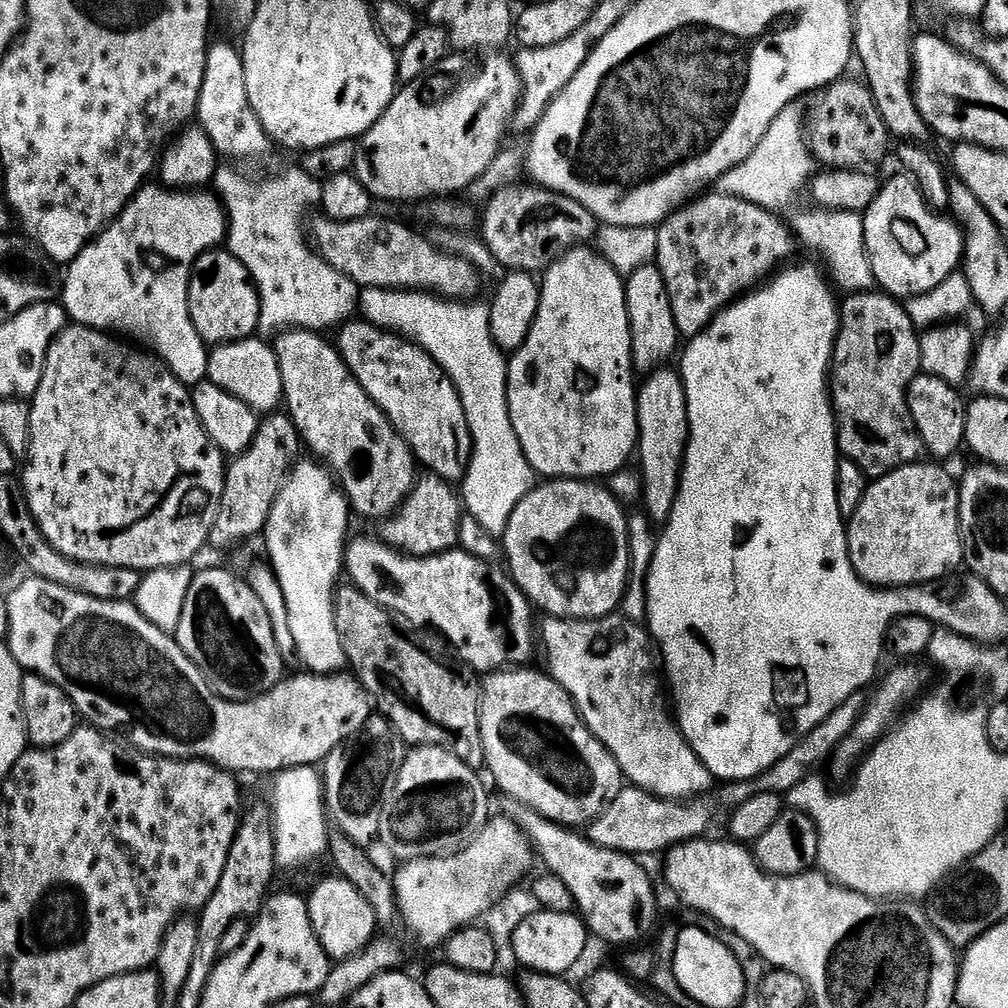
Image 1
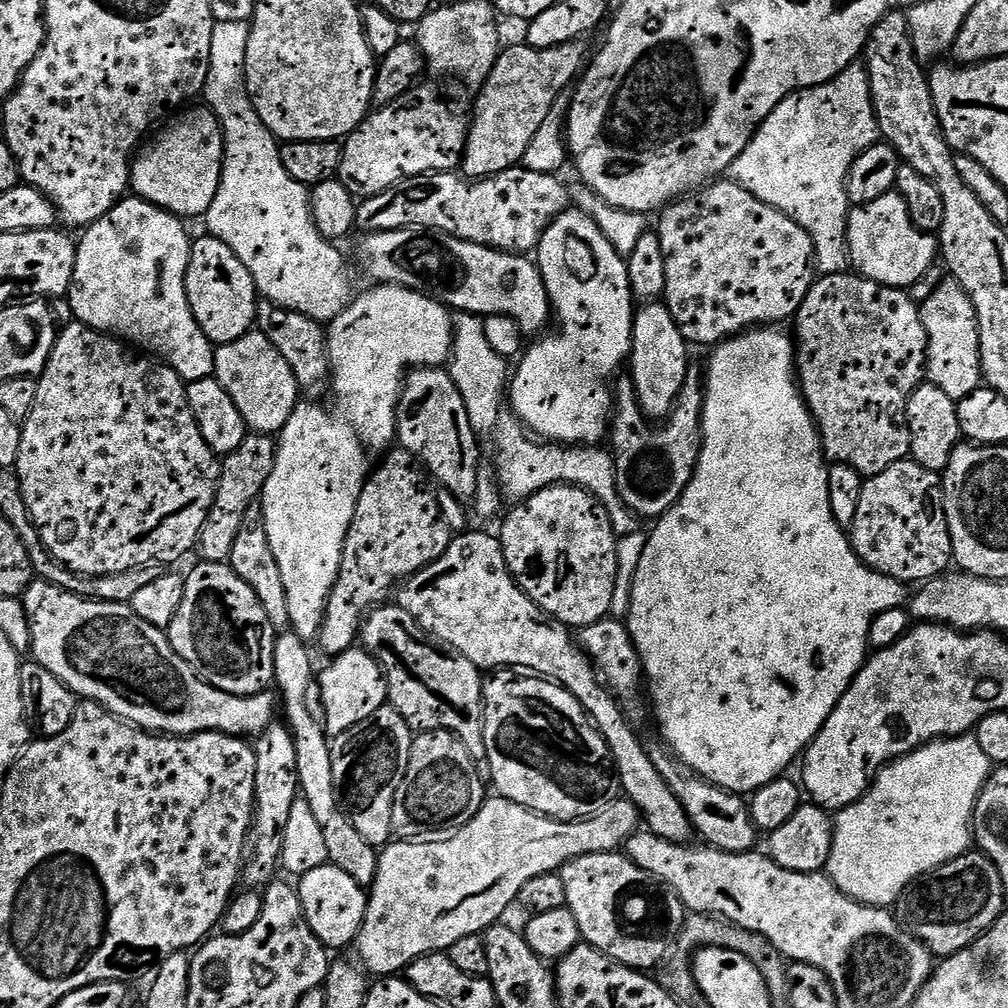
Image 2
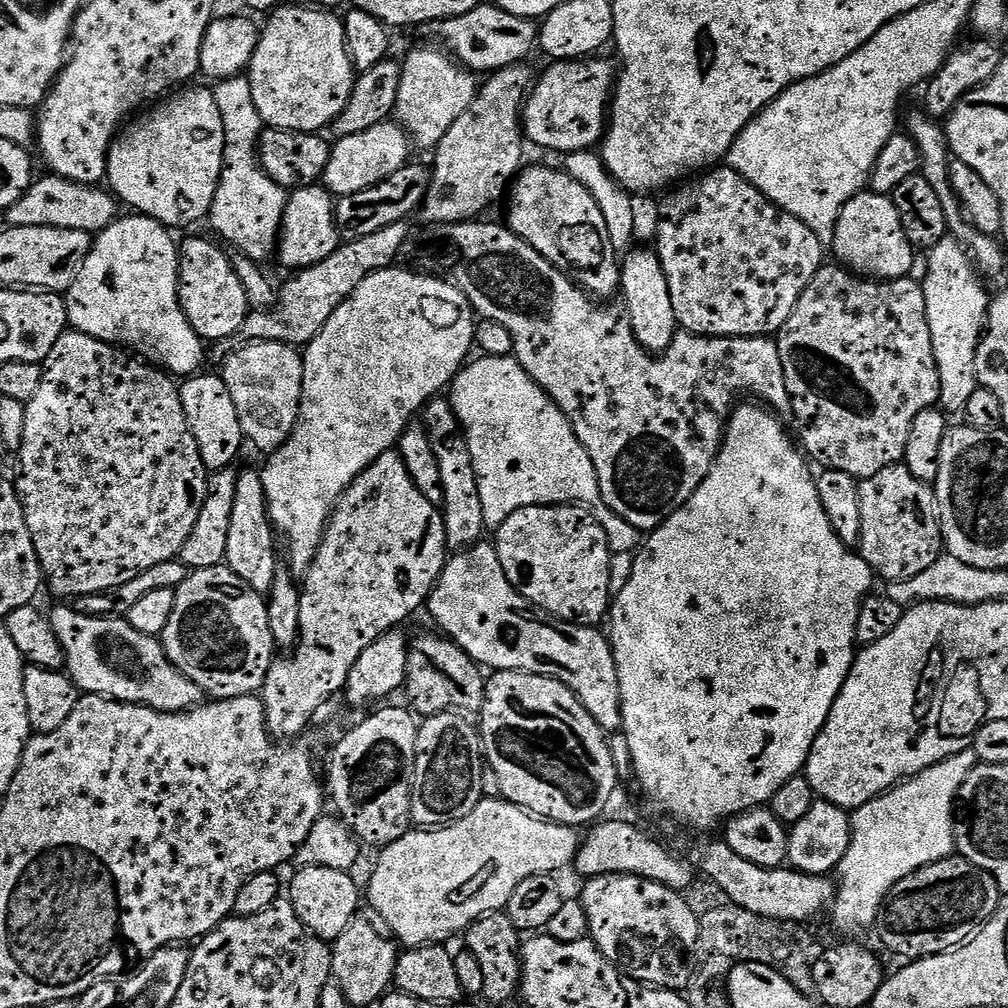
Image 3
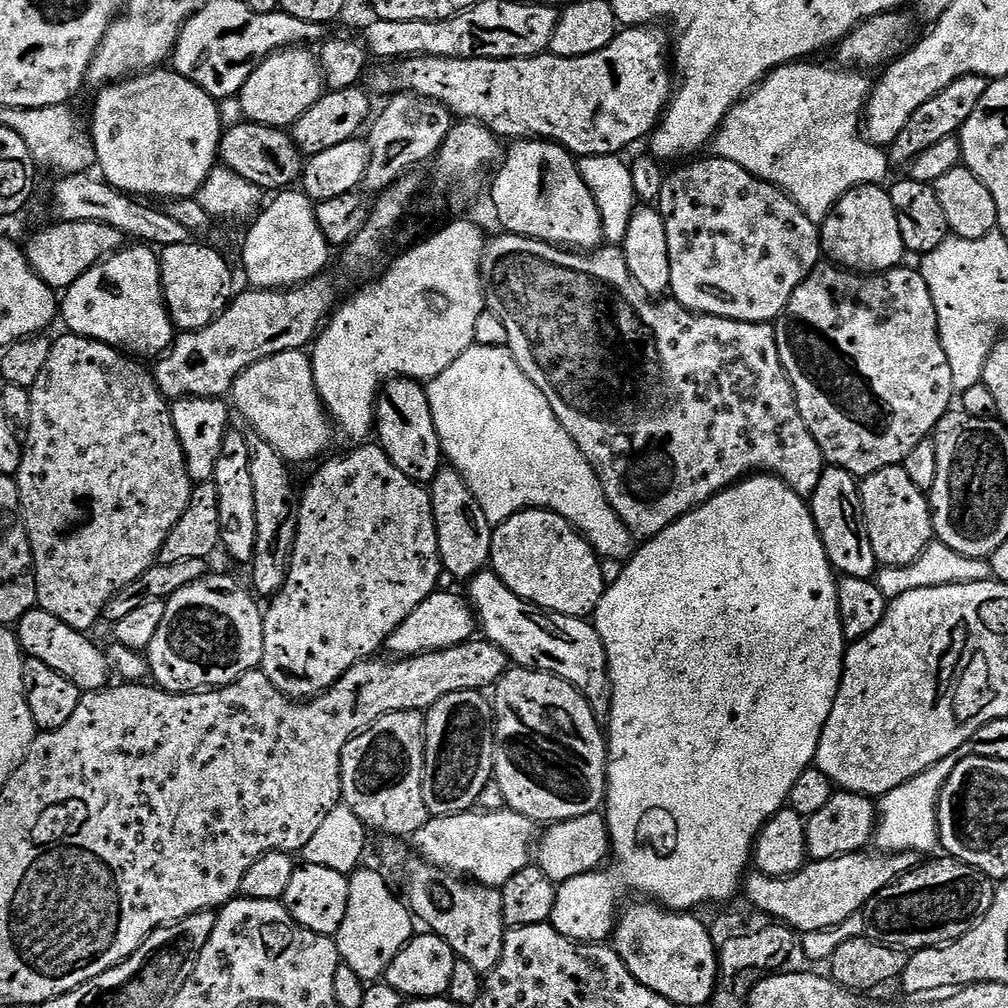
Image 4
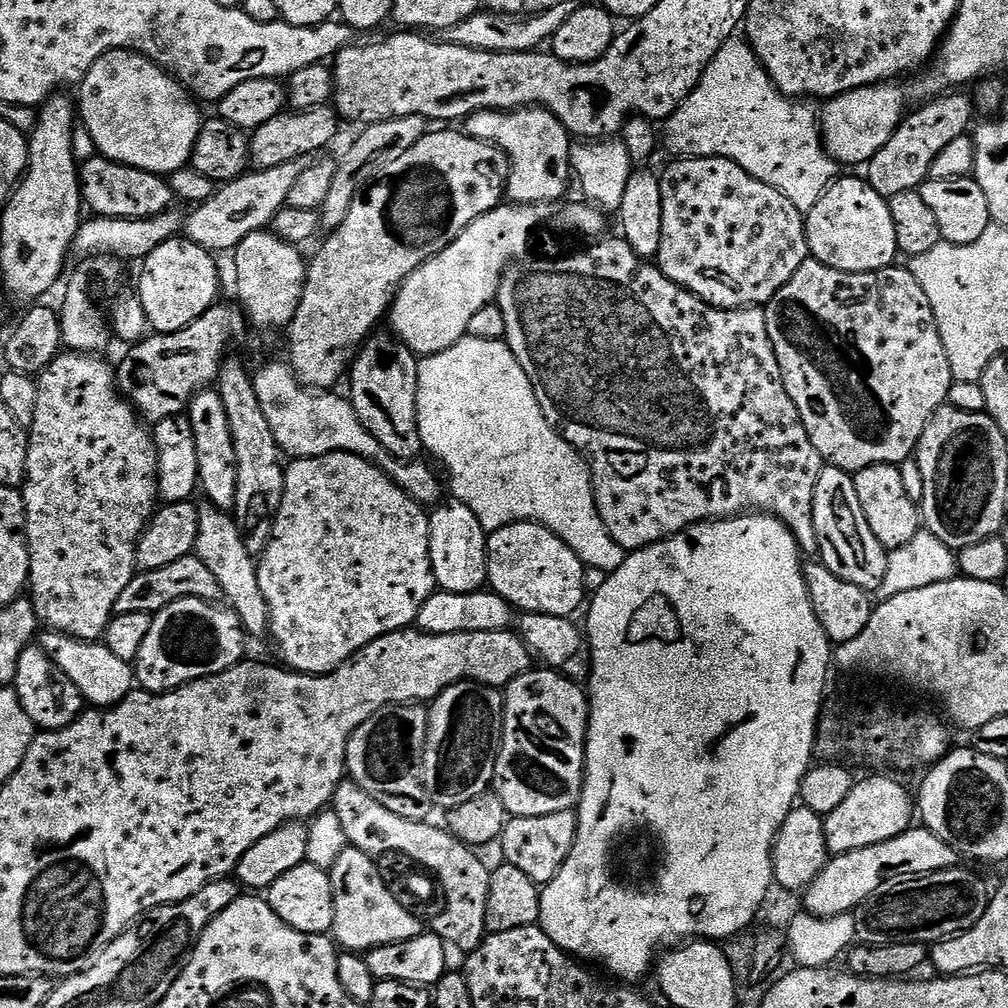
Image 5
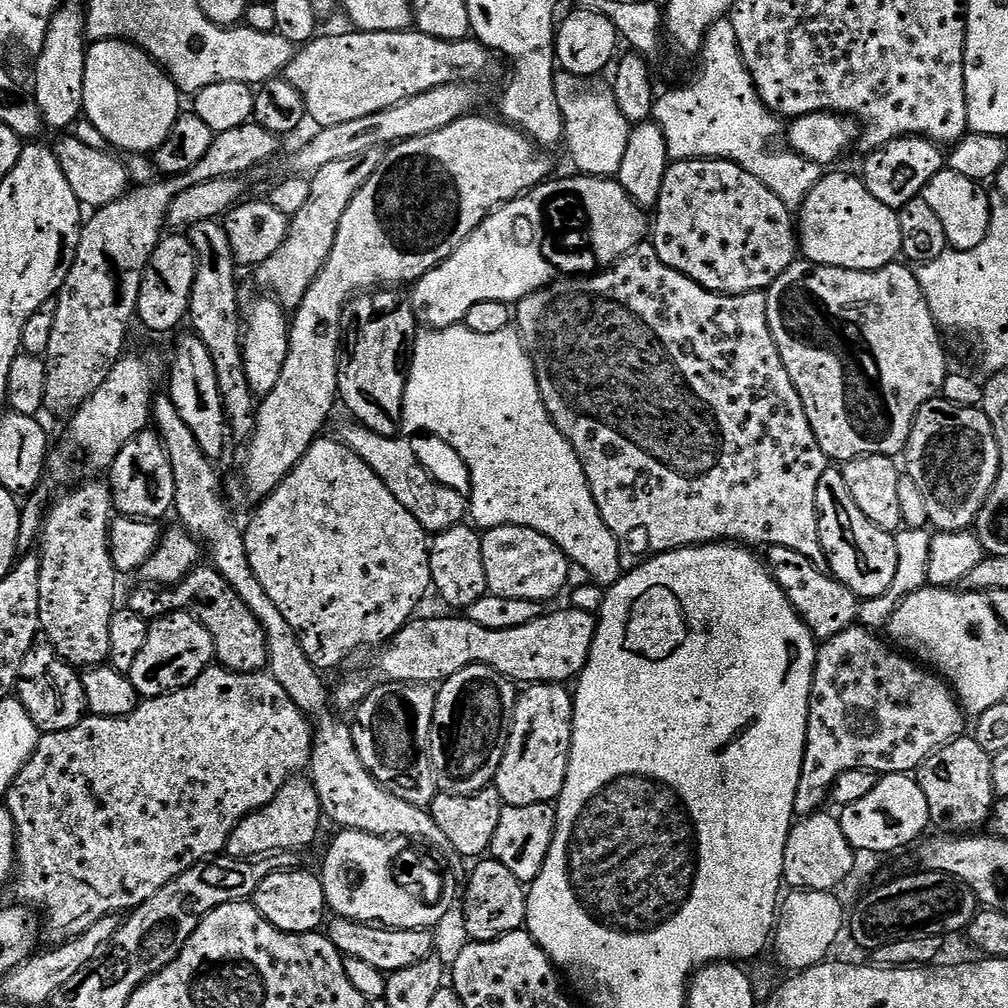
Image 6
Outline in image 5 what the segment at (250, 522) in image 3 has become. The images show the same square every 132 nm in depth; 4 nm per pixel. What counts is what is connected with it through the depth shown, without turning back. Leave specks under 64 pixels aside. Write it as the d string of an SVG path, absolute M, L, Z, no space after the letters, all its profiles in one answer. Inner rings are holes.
M201 390L192 397L186 409L186 419L192 429L194 446L198 456L199 491L208 495L207 503L221 510L235 509L236 493L236 459L234 458L234 442L230 434L230 422L226 422L226 410L220 401L220 393L216 390Z

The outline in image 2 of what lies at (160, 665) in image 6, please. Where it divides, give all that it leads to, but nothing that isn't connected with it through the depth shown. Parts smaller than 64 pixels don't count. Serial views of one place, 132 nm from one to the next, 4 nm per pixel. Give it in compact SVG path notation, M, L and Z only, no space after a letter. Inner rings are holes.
M197 563L192 573L187 573L184 585L186 594L182 594L182 606L178 606L178 614L174 614L174 622L166 629L168 641L174 650L189 664L210 686L235 696L253 696L259 692L267 692L273 687L274 646L278 635L272 627L270 618L266 618L266 610L262 610L262 602L238 578L238 574L227 563Z

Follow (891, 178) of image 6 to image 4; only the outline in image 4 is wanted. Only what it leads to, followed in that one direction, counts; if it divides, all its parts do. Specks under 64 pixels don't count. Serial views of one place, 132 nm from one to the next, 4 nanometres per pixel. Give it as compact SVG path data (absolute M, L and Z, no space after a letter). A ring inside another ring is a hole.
M963 76L958 78L958 82L950 82L950 86L930 98L930 102L922 102L922 106L914 110L910 122L906 122L902 134L898 134L898 138L894 138L894 142L887 149L889 161L893 165L907 166L914 158L918 158L918 154L922 154L922 150L934 146L934 142L942 142L942 138L947 136L956 136L966 118L974 114L974 106L978 106L982 94L986 94L989 83L986 76Z

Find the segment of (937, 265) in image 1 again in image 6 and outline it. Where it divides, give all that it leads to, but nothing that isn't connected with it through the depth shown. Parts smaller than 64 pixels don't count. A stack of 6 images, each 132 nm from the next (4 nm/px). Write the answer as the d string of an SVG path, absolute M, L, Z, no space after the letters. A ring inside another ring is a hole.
M821 175L798 213L798 248L803 259L846 270L878 270L901 255L902 230L897 209L882 206L859 175Z

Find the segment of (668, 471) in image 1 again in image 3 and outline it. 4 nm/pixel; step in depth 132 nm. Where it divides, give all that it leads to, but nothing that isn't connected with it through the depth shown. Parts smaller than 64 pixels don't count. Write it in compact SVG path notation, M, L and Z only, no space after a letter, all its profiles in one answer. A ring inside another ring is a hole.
M636 246L623 257L619 291L624 292L622 304L630 318L634 338L650 353L665 352L676 337L678 325L674 314L674 302L670 302L670 286L666 286L666 274L655 251Z

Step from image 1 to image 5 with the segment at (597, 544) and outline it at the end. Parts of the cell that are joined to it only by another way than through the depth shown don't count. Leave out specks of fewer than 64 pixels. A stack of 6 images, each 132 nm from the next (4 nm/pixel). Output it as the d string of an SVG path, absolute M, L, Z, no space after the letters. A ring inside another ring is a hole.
M531 522L508 524L491 533L488 538L488 584L491 591L498 593L507 604L512 605L513 609L524 614L537 612L543 616L575 617L580 603L582 608L586 600L583 586L585 567L578 554L574 554L574 550L570 550L570 546L562 542L562 538L558 538L541 524Z

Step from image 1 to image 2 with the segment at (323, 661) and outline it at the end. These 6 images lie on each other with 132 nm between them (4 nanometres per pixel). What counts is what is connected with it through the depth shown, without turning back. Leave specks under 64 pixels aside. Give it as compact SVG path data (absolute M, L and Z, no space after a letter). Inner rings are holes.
M377 283L372 287L376 288L362 293L361 296L359 293L349 303L348 308L342 310L342 314L338 314L338 318L334 318L327 325L328 370L330 373L330 388L332 384L332 405L329 408L323 408L320 404L297 403L296 409L293 410L290 418L286 422L286 426L278 434L274 470L270 474L270 478L266 478L266 486L264 487L262 497L266 538L270 538L270 550L274 550L274 559L278 561L278 570L282 573L282 586L286 586L288 622L291 631L298 633L302 639L309 642L315 641L319 637L320 627L324 624L324 615L326 614L326 606L332 593L332 587L336 579L340 576L340 563L342 562L342 550L346 542L346 534L350 530L350 522L354 522L354 510L358 506L358 498L362 494L364 484L368 481L370 475L370 467L368 468L368 448L373 448L374 451L381 451L380 453L383 453L396 440L396 407L400 401L400 390L404 386L410 369L439 368L447 365L452 355L454 316L450 311L449 305L441 302L435 295L433 295L434 297L427 296L427 291L404 288L401 284Z

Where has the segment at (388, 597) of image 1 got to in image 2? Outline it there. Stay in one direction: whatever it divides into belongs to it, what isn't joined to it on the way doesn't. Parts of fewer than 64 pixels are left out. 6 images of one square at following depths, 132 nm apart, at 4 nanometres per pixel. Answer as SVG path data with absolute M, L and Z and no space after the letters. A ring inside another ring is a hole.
M465 530L459 533L444 551L442 558L438 558L433 564L427 564L420 572L409 576L403 585L404 593L401 594L399 603L408 609L410 615L425 630L433 632L438 639L445 640L450 646L454 646L463 656L470 658L470 662L474 662L477 668L527 670L529 673L562 685L570 694L574 694L574 698L578 698L578 702L584 707L585 714L604 735L604 741L607 742L610 754L616 761L620 791L630 802L634 802L647 831L675 844L689 843L693 839L694 829L682 802L678 802L674 790L670 790L666 778L662 778L658 766L652 761L652 752L644 749L639 734L632 729L632 724L628 721L631 719L626 715L620 701L602 683L587 652L574 639L567 624L546 615L520 589L506 566L506 558L499 539L493 533L491 536L488 532L472 531Z

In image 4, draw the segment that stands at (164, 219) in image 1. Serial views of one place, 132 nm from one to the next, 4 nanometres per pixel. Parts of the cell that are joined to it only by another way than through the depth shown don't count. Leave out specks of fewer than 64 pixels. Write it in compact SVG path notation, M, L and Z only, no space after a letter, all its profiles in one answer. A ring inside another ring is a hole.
M125 246L118 252L113 252L108 259L102 261L101 264L95 264L90 271L86 274L82 274L78 278L78 282L74 282L69 288L63 293L62 296L62 324L64 324L69 333L73 336L85 336L91 340L97 340L103 344L109 344L112 348L119 350L124 354L131 354L136 358L144 358L140 356L152 356L151 358L159 357L161 354L168 351L172 347L174 339L174 325L172 320L168 317L168 308L164 304L164 291L160 285L160 257L151 247L148 246Z

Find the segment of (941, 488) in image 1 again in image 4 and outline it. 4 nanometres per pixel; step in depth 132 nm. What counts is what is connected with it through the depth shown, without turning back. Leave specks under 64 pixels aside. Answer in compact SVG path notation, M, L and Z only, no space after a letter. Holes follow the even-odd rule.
M903 464L886 466L859 481L860 509L864 511L864 525L874 550L874 558L881 569L910 566L924 555L934 540L932 506L929 497L906 474Z

